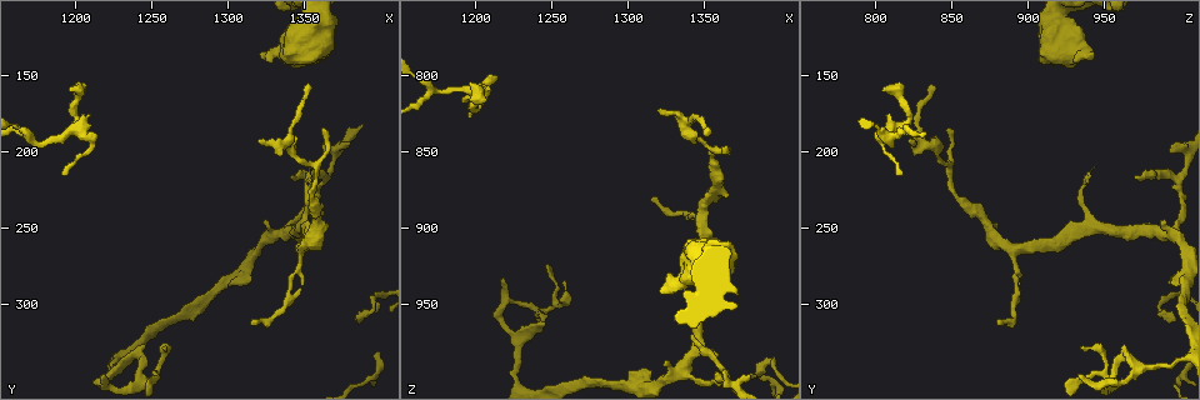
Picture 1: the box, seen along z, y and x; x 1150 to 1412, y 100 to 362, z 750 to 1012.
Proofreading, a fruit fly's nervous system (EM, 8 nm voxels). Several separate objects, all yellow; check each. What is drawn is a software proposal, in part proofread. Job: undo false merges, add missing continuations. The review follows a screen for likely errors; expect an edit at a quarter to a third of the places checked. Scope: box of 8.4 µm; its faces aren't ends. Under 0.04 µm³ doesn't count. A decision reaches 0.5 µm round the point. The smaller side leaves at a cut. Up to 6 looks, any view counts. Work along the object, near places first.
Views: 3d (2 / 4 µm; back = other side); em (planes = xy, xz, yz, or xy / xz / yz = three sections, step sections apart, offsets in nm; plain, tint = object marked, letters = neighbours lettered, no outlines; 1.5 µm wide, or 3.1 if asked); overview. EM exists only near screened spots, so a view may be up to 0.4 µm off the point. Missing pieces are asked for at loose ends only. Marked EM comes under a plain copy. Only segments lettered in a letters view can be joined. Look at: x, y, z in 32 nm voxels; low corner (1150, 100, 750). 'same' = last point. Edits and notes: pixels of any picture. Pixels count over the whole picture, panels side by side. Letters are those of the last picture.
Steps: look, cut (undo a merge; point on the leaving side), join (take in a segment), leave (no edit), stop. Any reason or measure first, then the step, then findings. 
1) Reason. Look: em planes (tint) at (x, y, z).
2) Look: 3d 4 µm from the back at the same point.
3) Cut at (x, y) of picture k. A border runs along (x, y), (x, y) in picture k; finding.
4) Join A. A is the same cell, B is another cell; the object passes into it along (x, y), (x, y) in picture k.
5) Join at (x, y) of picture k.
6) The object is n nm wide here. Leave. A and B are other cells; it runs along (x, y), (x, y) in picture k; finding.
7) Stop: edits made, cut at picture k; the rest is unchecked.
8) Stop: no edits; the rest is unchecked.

An open end. Look: em yz step 8 (letters) at (1362, 186, 848).

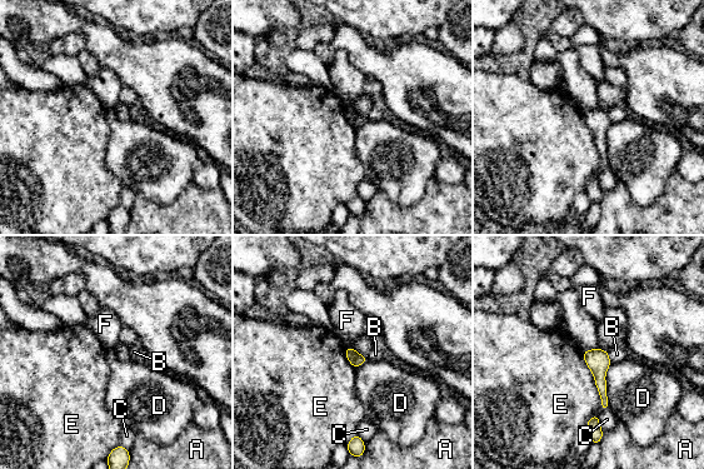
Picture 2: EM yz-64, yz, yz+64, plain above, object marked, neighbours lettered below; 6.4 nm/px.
Leave. A, B, C, D, E and F are other cells; a border runs along (610, 363), (605, 374), (607, 405) in picture 2; none of them fits.

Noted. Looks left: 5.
An open end. Look: em planes (letters) at (1324, 136, 942).

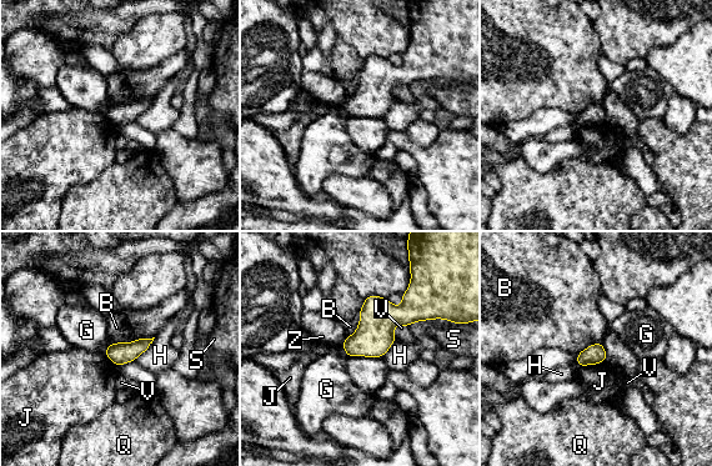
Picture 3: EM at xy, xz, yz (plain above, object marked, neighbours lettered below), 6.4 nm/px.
The object is 130 nm wide here. Leave. B, G, H, J, Q, S, V and Z are other cells; a border runs along (361, 310), (357, 327), (346, 337) in picture 3; no lettered segment goes on from it.

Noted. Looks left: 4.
Tapers out. Look: em planes (tint) at (1256, 330, 936).

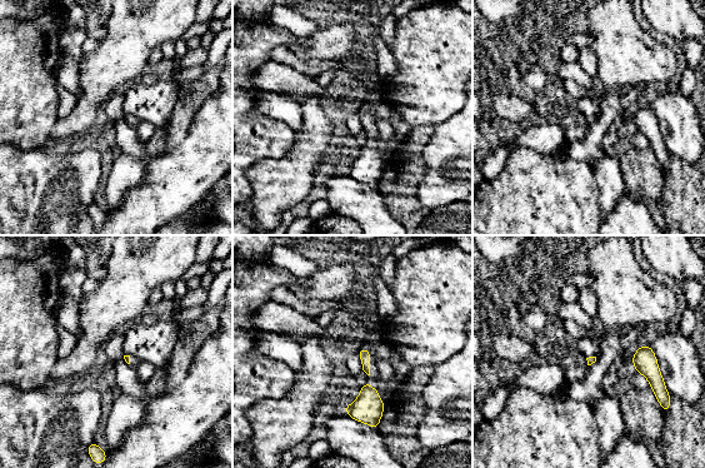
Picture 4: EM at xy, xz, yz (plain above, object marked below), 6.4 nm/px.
Look: em planes (letters) at the same point.

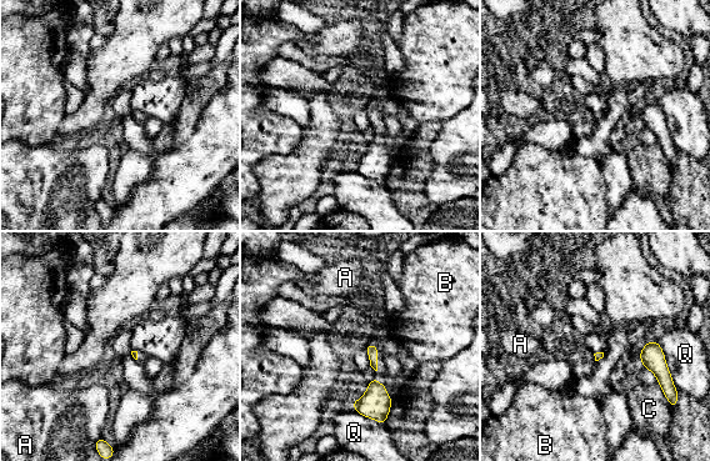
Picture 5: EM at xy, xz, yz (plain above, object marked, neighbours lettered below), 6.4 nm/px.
Leave. A, B, C and Q are other cells; a border runs along (658, 385), (671, 409) in picture 5; no lettered segment goes on from it.

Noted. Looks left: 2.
Stop: no edits; the rest is unchecked.

